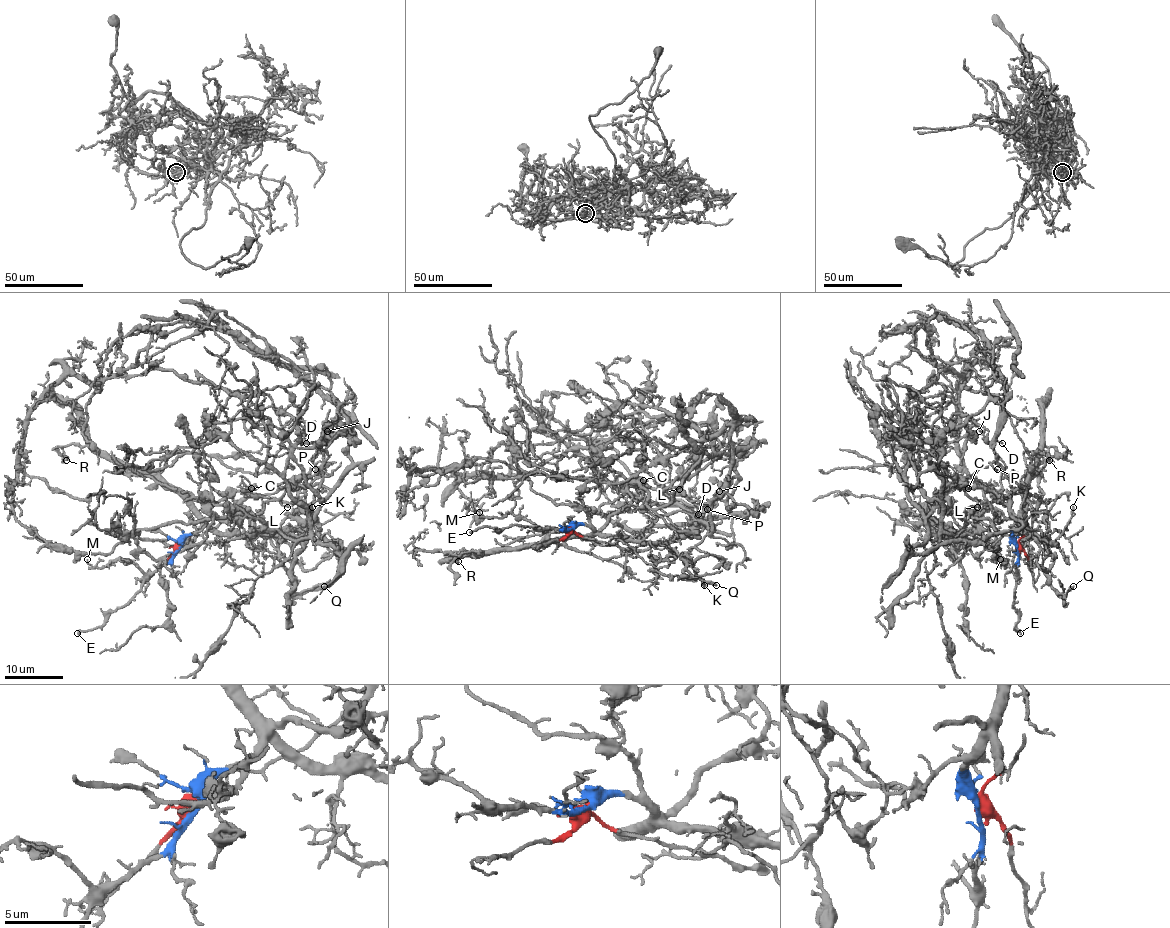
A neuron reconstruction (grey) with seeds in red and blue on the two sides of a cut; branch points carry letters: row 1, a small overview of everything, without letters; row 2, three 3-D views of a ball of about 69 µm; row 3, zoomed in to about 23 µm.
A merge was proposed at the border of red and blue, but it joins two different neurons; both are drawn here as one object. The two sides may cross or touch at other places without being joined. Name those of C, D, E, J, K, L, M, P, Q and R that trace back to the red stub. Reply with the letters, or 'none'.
C, D, J, P

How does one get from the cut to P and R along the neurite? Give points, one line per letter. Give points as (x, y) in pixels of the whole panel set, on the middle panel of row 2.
P: (570, 529), (579, 536), (640, 551), (678, 537), (708, 510)
R: (570, 529), (586, 524), (592, 530), (538, 545), (470, 552), (457, 556), (454, 559), (457, 561)

